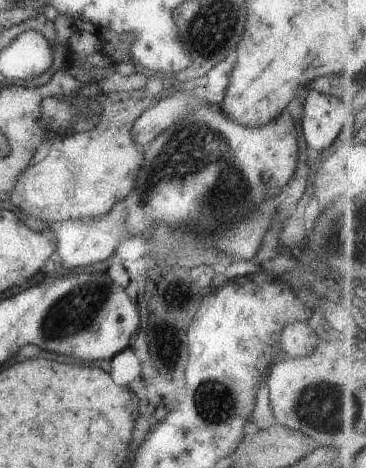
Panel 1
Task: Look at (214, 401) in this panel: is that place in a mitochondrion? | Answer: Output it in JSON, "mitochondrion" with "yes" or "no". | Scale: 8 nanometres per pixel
{"mitochondrion":"yes"}

